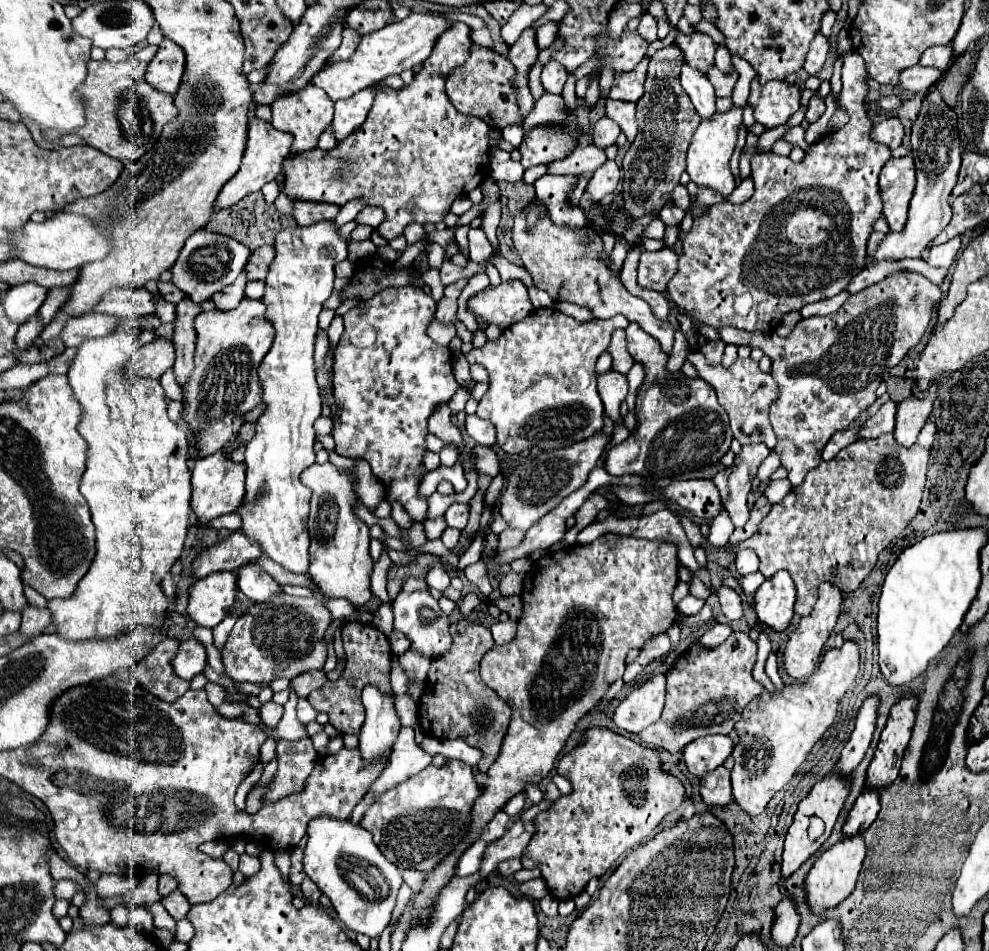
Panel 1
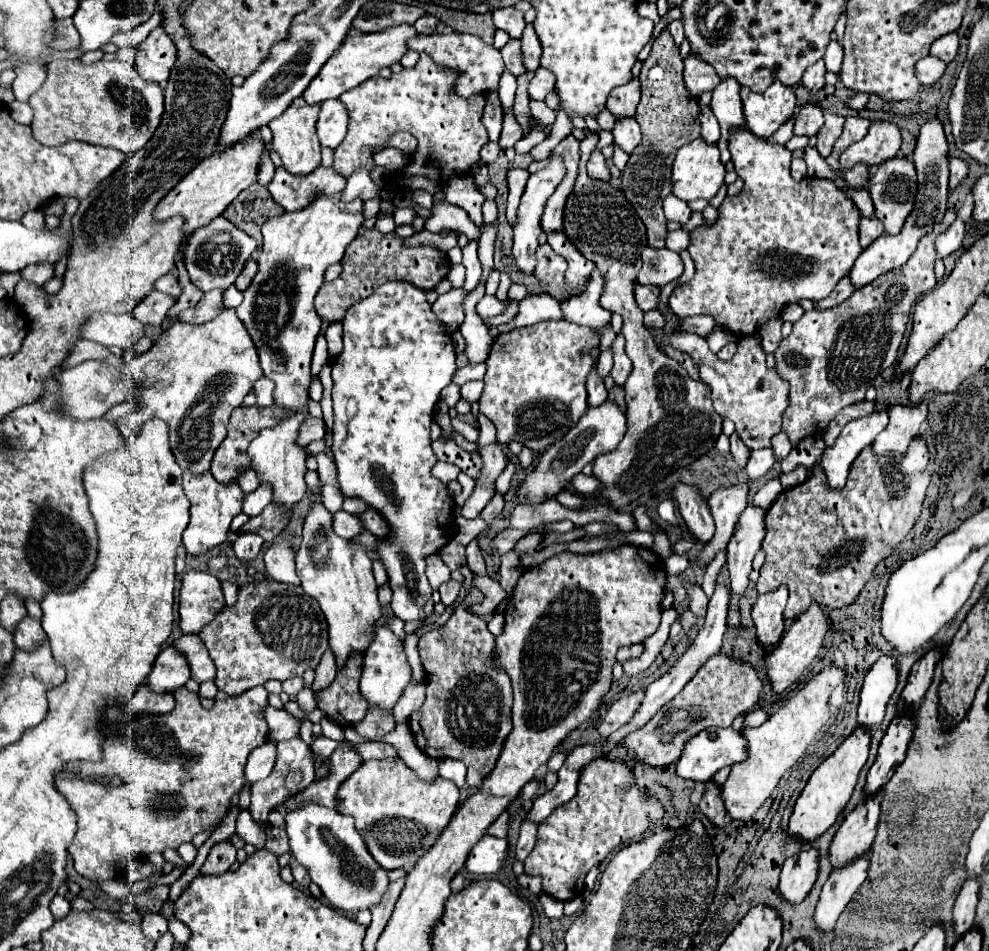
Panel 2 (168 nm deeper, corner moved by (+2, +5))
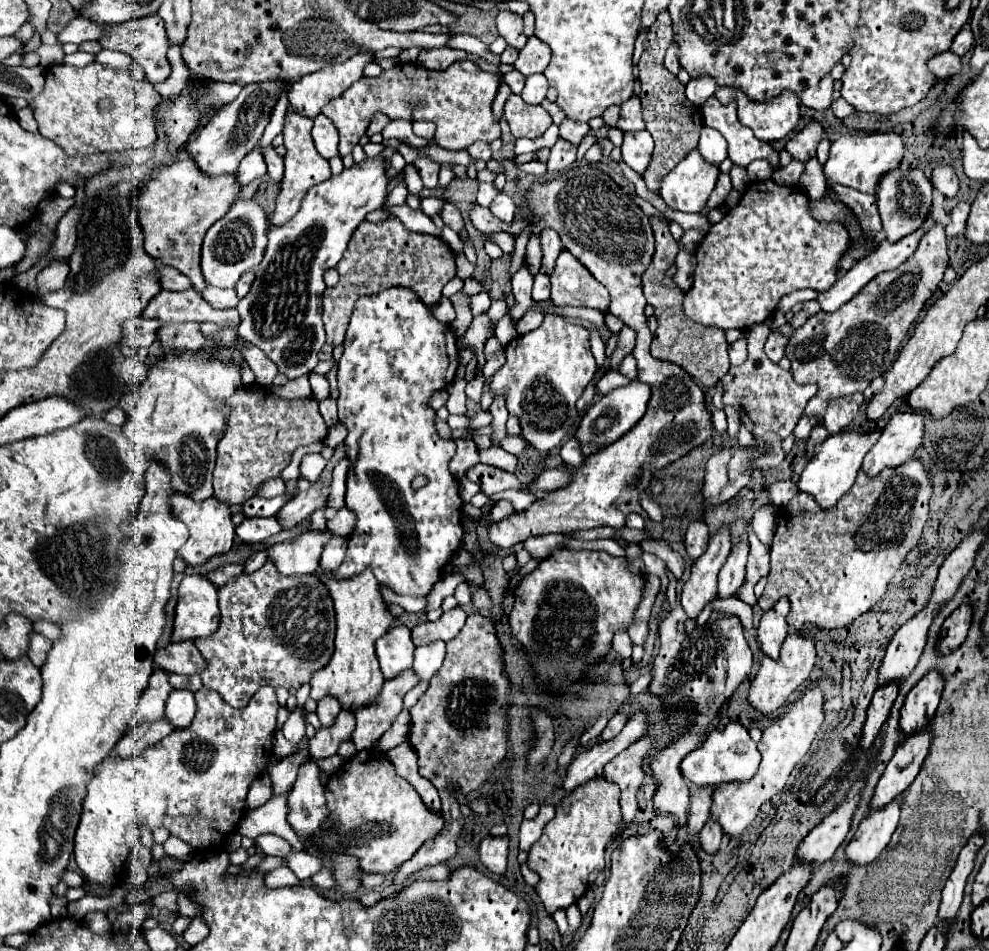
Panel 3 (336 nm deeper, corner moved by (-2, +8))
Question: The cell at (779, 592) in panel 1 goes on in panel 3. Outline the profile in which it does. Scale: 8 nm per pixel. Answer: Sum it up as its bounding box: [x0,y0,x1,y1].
[757,597,789,659]

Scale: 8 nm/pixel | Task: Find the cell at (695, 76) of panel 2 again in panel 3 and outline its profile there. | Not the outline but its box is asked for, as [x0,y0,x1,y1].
[685,77,717,107]

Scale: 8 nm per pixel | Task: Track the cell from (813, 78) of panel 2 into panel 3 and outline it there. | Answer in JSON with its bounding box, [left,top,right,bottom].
[799,75,833,111]

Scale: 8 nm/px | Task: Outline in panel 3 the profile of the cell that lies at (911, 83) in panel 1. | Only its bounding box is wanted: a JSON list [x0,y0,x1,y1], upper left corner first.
[929,51,961,79]

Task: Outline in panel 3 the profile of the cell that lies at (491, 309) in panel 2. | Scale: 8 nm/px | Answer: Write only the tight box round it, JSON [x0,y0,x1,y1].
[459,313,493,372]

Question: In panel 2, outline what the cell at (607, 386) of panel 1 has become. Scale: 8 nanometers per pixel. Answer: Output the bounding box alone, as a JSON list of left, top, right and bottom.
[597,350,613,378]

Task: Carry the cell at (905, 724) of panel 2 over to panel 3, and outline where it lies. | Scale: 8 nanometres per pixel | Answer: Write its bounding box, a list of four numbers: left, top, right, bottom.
[901,669,943,733]

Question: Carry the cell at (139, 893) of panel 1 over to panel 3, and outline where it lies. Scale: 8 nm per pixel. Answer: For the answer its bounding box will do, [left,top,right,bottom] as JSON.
[177,892,201,918]

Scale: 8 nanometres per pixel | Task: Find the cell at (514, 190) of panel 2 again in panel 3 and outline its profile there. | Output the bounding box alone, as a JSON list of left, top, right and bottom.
[525,237,541,277]

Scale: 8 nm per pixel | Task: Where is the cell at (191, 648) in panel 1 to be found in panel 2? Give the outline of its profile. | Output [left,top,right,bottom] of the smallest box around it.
[147,646,191,692]

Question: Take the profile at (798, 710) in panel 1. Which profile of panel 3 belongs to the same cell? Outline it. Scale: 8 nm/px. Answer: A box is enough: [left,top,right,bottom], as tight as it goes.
[709,687,825,837]

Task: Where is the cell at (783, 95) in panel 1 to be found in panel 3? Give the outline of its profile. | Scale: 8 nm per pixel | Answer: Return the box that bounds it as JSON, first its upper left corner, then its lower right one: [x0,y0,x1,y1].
[715,87,799,141]

